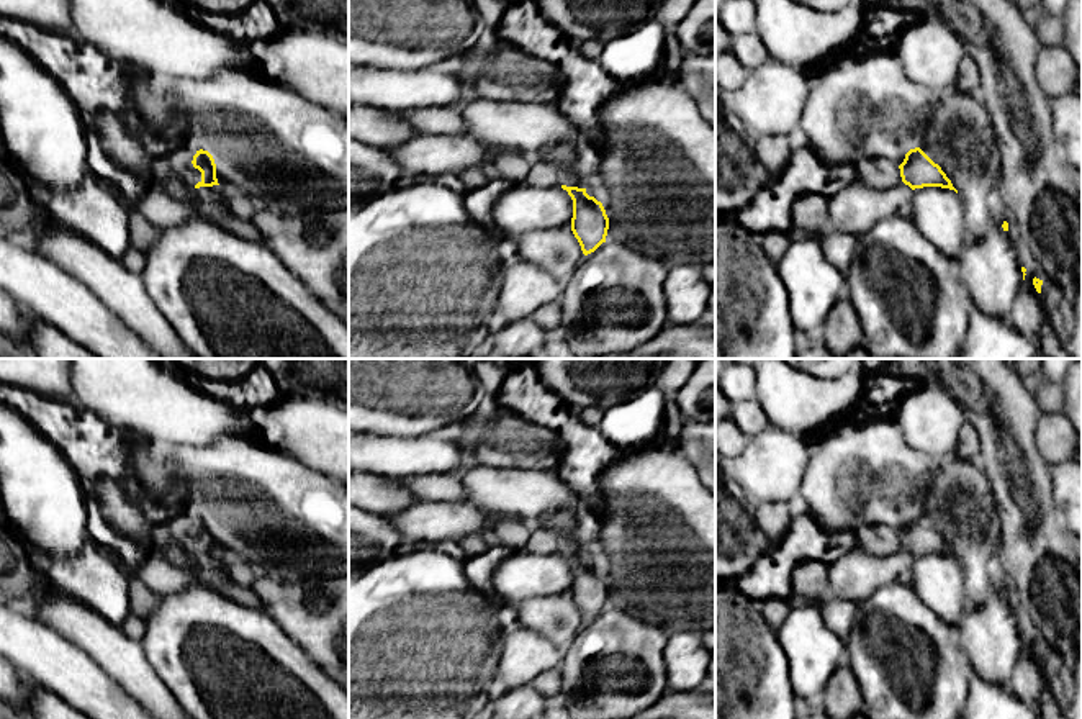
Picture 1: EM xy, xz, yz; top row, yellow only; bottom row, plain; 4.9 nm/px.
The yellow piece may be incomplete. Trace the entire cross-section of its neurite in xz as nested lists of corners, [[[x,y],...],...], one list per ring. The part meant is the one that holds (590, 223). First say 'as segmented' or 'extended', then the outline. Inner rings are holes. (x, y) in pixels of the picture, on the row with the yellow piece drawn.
as segmented; [[[566,187],[563,190],[573,200],[571,231],[578,239],[584,255],[594,252],[606,242],[609,218],[601,201],[586,193],[586,188]]]

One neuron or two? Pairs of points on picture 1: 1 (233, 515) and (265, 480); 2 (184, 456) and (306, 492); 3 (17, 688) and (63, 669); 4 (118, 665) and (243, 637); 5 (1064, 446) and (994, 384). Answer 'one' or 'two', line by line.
1: one
2: one
3: two
4: two
5: two

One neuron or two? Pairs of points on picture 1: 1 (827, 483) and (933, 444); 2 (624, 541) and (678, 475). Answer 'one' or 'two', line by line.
1: two
2: one

